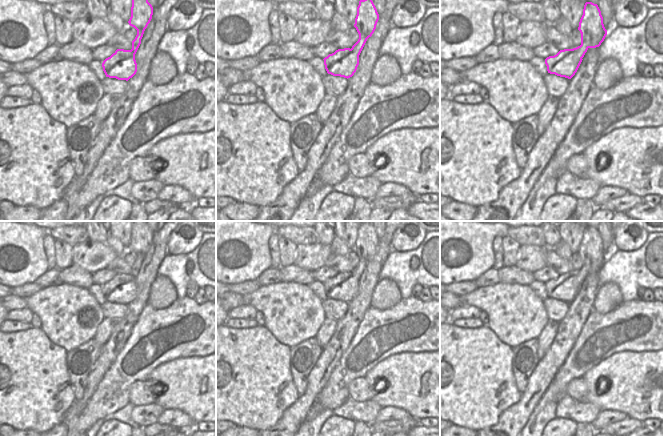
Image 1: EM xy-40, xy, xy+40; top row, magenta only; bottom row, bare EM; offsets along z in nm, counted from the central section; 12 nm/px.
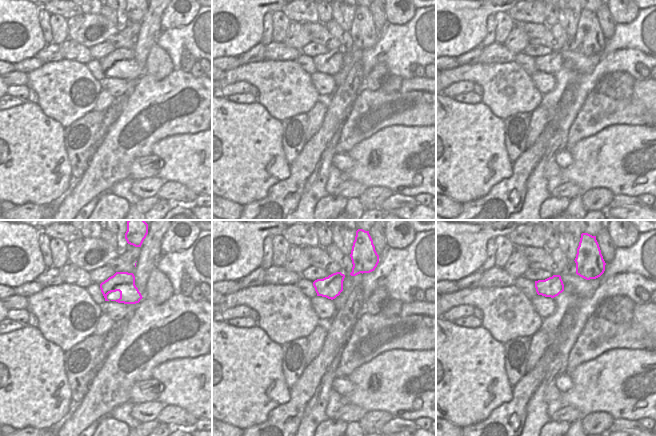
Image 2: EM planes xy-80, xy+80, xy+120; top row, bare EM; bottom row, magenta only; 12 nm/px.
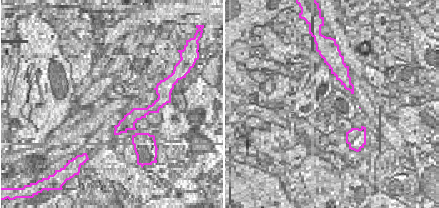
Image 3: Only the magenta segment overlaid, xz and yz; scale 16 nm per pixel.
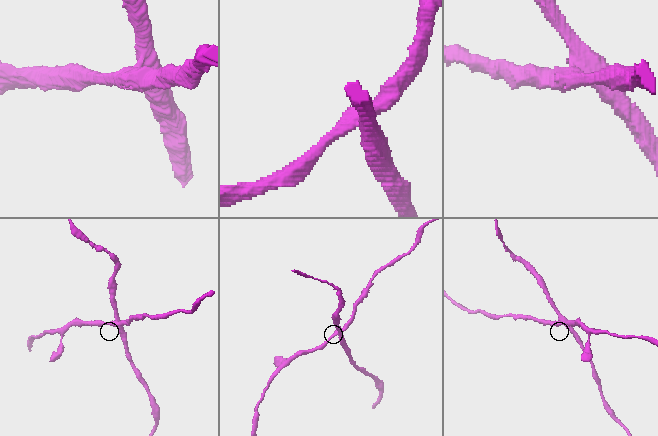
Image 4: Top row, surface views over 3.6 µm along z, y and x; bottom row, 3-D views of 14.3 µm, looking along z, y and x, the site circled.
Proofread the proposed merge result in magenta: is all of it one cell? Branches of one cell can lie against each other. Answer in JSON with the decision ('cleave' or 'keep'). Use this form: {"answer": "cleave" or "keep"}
{"answer": "cleave"}

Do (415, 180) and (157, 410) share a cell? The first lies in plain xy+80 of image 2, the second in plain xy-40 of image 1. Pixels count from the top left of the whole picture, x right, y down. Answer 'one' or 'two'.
two

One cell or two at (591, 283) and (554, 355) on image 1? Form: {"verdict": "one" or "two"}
{"verdict": "one"}

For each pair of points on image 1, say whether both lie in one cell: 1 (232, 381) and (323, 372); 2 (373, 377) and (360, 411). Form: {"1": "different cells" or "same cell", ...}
{"1": "different cells", "2": "different cells"}

